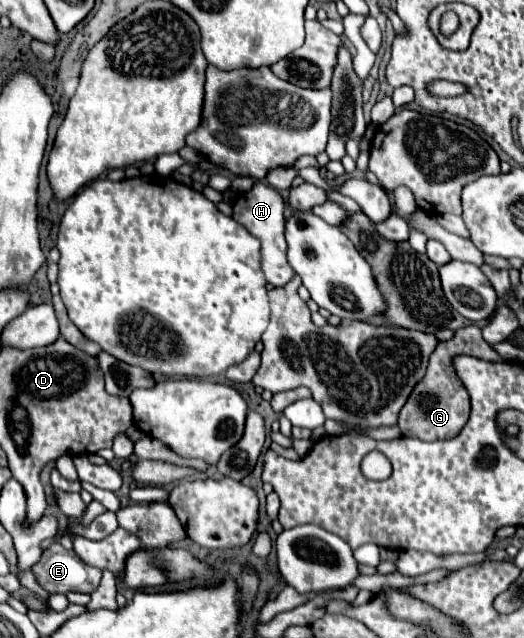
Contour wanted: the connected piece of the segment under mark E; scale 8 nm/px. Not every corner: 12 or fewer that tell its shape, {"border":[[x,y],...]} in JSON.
{"border":[[56,543],[31,568],[53,593],[93,593],[101,569]]}

